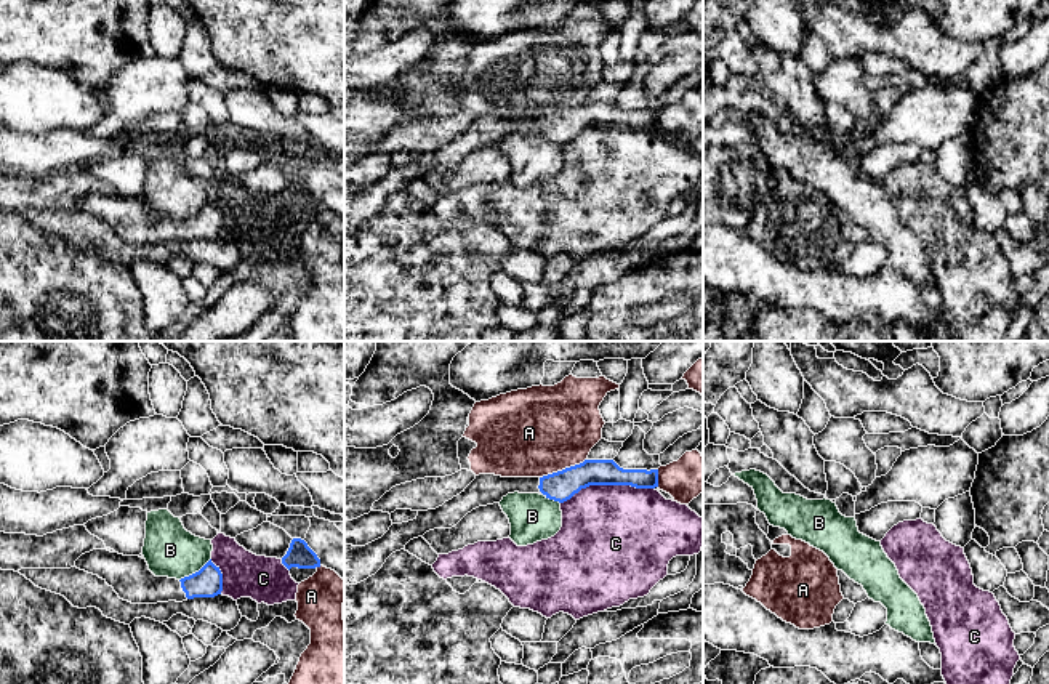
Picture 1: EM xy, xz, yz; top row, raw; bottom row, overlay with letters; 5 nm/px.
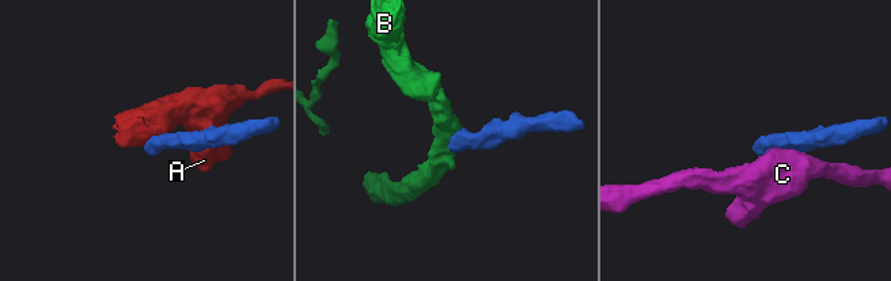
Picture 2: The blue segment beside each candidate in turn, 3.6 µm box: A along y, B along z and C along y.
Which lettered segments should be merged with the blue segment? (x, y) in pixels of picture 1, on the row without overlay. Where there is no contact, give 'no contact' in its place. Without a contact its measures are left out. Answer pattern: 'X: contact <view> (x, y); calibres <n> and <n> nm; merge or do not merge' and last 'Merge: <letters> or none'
A: contact xz (562, 111); calibres 150 and 440 nm; do not merge
B: contact xy (196, 213); calibres 150 and 260 nm; do not merge
C: contact xz (607, 125); calibres 150 and 500 nm; do not merge
Merge: none

